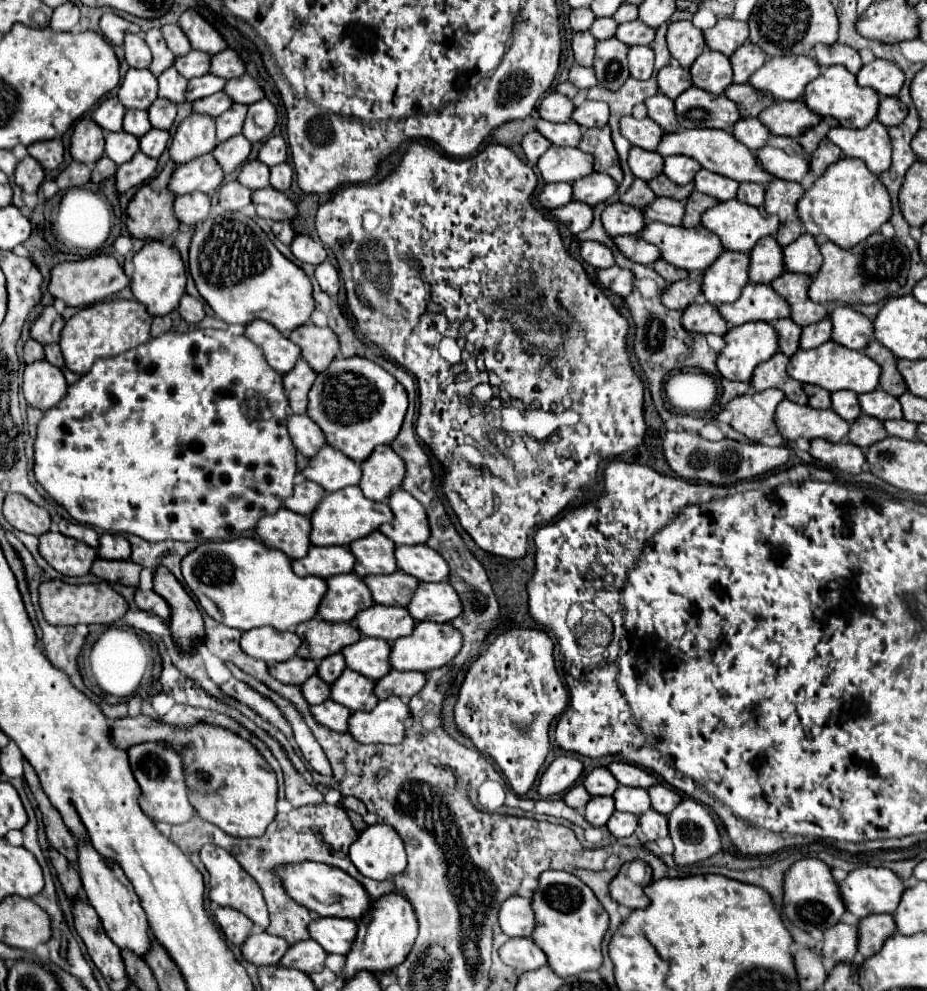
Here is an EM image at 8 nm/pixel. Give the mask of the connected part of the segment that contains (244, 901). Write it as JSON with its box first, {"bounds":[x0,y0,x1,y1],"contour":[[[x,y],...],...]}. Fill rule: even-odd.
{"bounds":[199,845,269,929],"contour":[[[203,845],[199,855],[201,855],[203,865],[209,871],[209,897],[211,897],[211,901],[221,905],[221,907],[237,909],[237,911],[245,913],[253,923],[257,923],[257,925],[267,929],[269,913],[267,913],[263,893],[259,891],[257,881],[235,861],[235,857],[231,853],[227,853],[225,849],[219,849],[217,845]]]}

